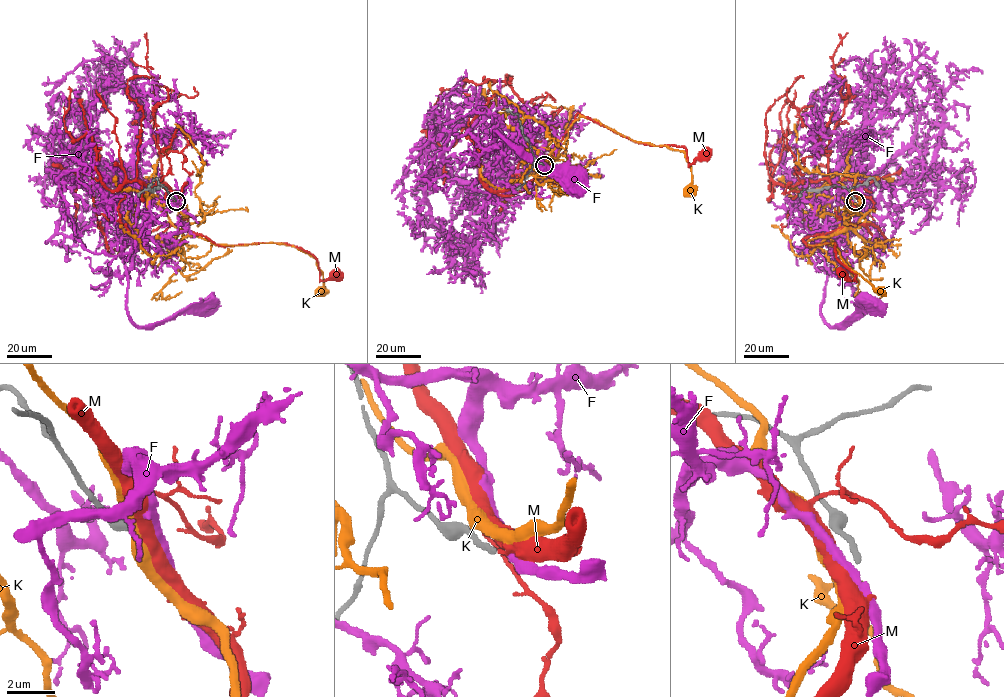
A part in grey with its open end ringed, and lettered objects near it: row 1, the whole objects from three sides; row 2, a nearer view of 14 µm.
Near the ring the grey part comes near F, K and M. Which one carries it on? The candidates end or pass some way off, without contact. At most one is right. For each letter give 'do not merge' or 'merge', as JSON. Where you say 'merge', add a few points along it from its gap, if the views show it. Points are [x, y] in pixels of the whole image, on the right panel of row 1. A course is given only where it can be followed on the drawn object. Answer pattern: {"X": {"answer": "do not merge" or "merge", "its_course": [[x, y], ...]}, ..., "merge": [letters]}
{"F": {"answer": "do not merge"}, "K": {"answer": "do not merge"}, "M": {"answer": "do not merge"}, "merge": []}

